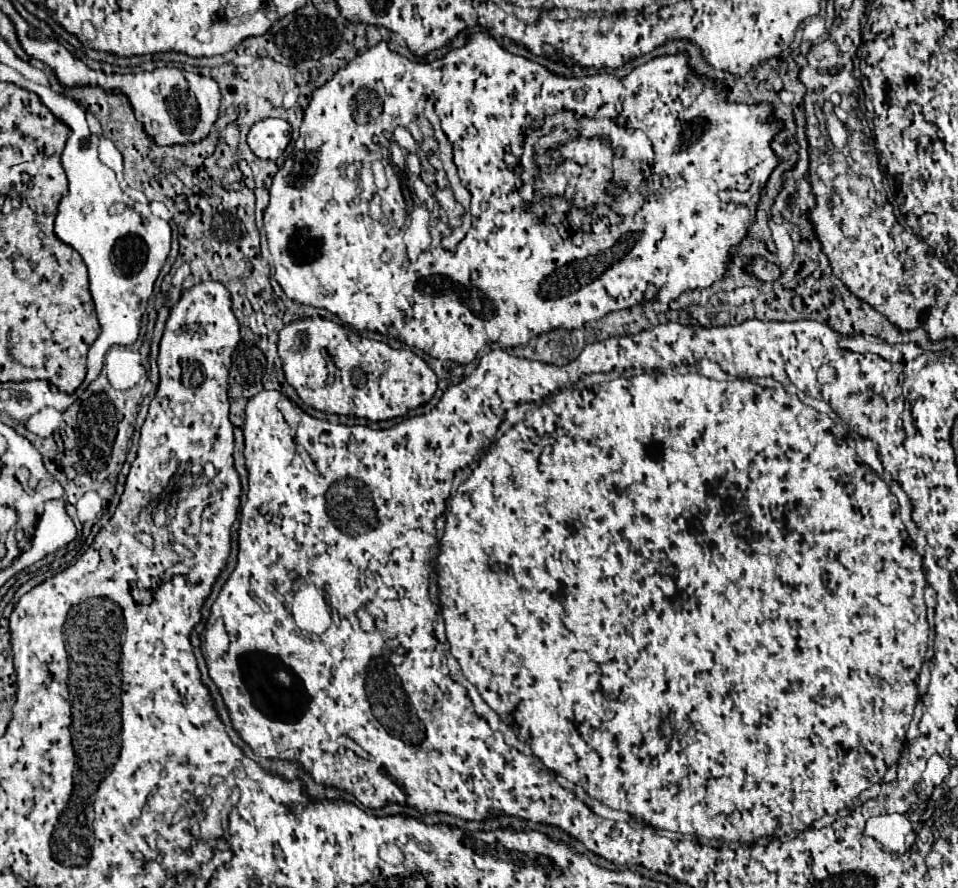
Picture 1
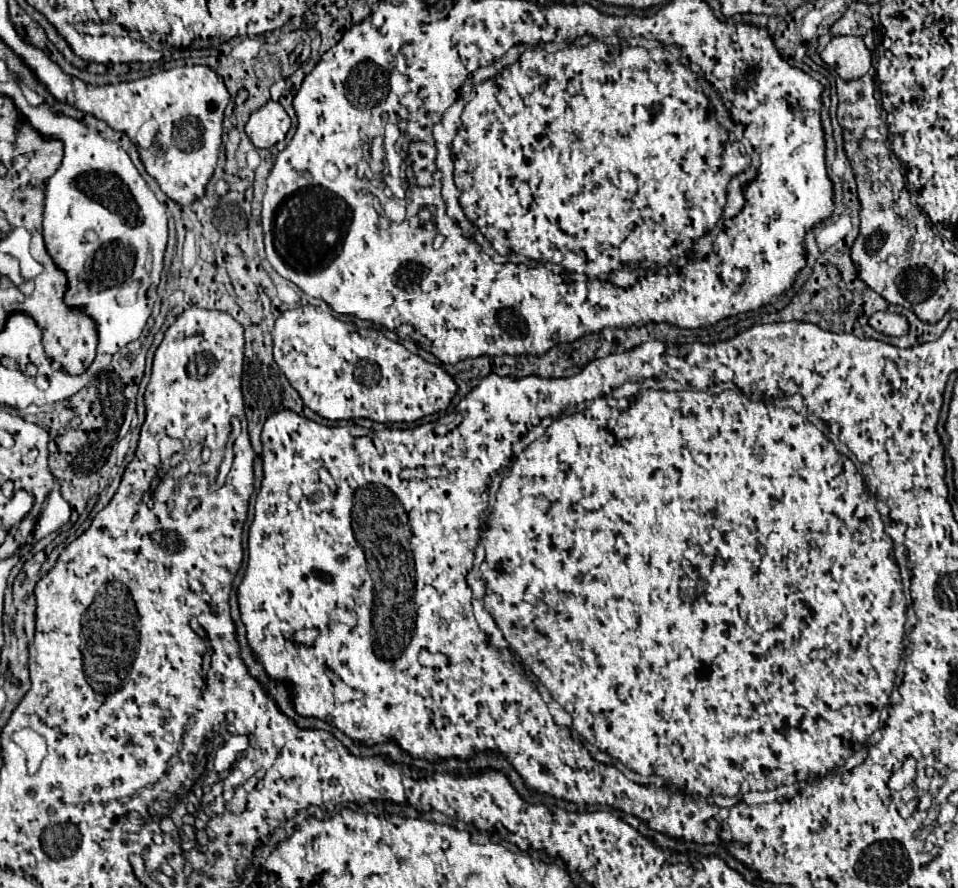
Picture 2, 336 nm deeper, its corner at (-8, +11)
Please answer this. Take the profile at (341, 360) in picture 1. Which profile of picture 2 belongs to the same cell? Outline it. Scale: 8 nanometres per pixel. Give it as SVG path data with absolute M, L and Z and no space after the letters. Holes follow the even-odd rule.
M313 305L285 311L275 321L271 335L275 363L285 373L291 387L301 395L303 403L311 411L329 421L371 419L379 423L413 423L425 415L447 409L453 395L457 393L457 383L443 367L427 363L419 355L409 353L401 343L389 341L385 335L377 335L377 339L361 337L353 323L339 321L329 311L321 311Z

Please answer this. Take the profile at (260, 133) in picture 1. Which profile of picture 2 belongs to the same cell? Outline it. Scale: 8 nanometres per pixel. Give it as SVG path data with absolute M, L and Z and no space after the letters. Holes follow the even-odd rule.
M269 101L267 105L251 113L245 125L245 133L255 147L269 149L285 139L289 127L291 127L291 119L285 113L285 109L277 101Z

